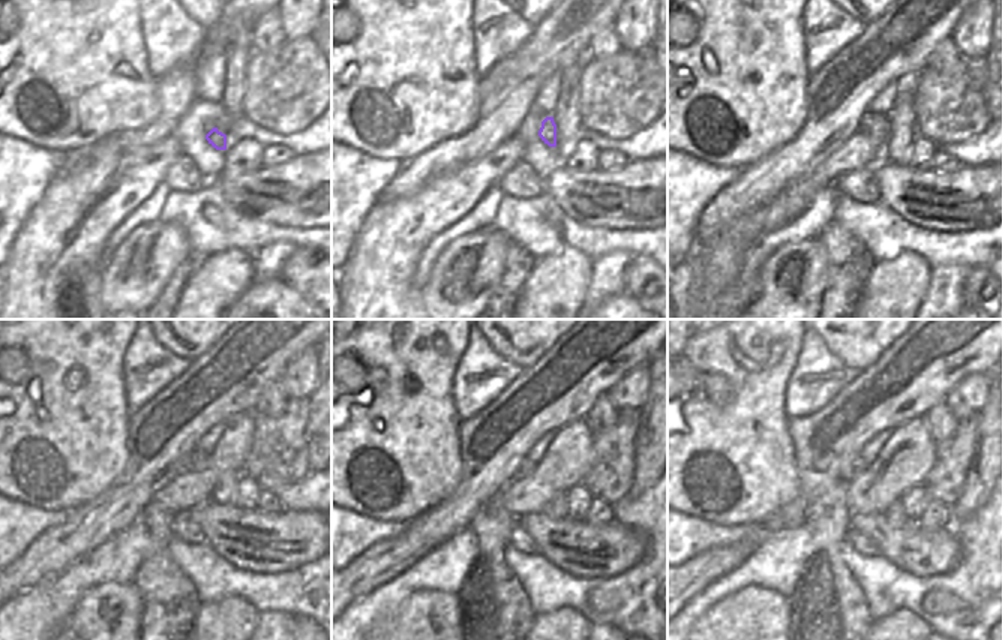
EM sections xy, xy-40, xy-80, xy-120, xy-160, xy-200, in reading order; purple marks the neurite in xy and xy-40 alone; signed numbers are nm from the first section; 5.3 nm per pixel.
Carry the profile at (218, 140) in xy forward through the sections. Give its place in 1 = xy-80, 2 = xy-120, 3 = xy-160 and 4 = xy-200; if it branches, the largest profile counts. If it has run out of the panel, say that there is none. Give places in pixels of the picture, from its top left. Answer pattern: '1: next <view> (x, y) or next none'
1: next xy-80 (876, 126)
2: next xy-120 (195, 462)
3: next xy-160 (524, 468)
4: next xy-200 (854, 466)

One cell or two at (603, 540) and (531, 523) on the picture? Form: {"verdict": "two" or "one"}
{"verdict": "one"}

